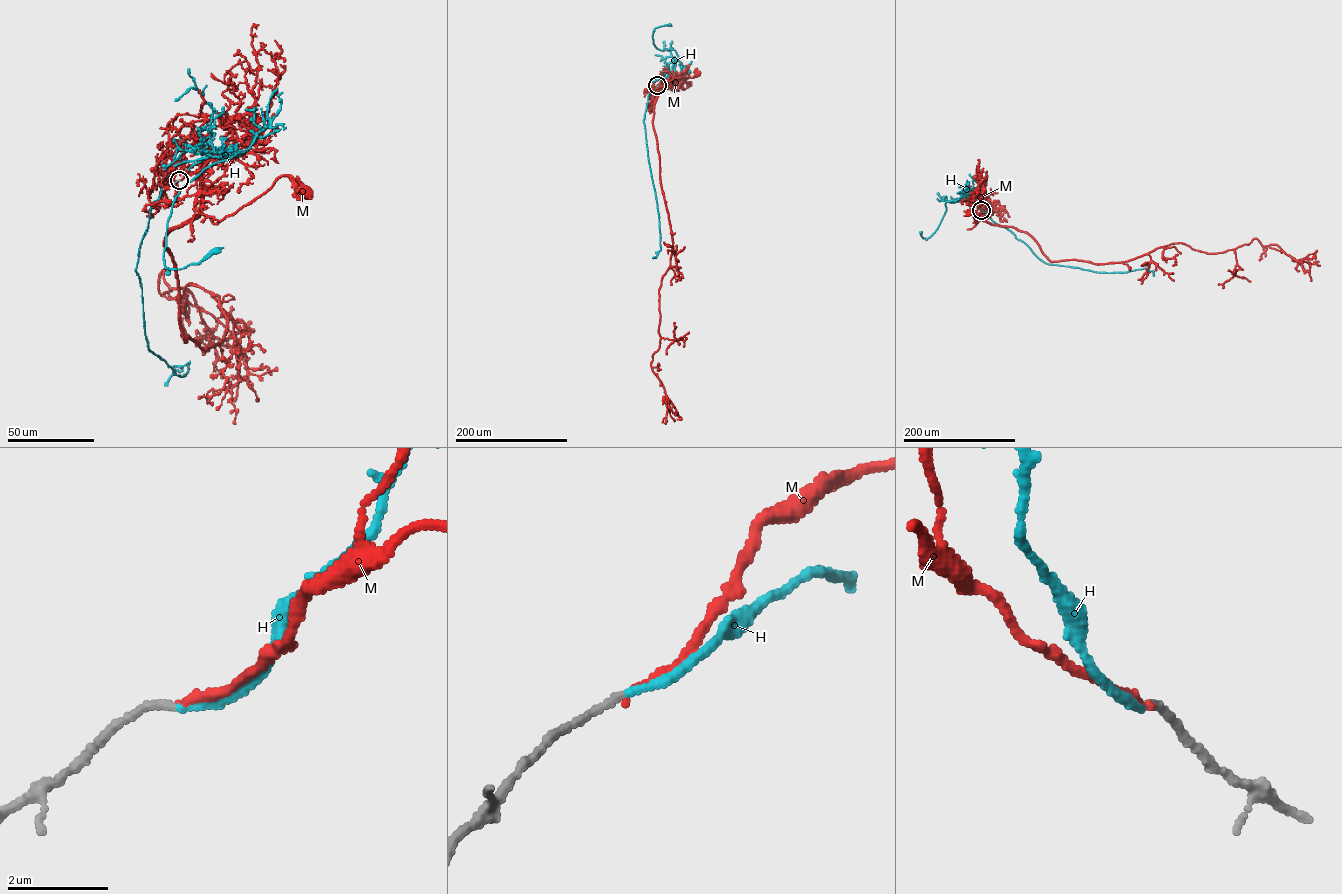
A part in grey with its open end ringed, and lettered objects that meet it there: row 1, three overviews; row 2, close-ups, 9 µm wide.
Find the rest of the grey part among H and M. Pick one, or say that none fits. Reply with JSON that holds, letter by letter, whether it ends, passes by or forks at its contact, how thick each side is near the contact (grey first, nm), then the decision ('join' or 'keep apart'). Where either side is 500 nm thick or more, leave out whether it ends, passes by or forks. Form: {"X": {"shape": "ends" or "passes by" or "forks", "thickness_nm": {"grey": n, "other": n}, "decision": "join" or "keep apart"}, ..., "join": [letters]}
{"H": {"shape": "ends", "thickness_nm": {"grey": 130, "other": 150}, "decision": "join"}, "M": {"shape": "ends", "thickness_nm": {"grey": 130, "other": 160}, "decision": "keep apart"}, "join": ["H"]}

